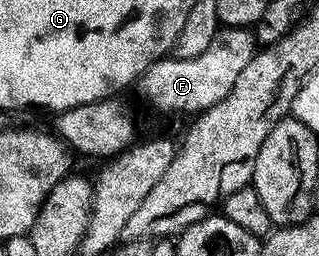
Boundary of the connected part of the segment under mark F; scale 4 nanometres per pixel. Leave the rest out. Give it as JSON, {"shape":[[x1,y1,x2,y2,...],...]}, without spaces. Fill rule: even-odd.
{"shape":[[222,28,215,44,199,56,199,60,162,60,146,70,139,79,145,98,161,114,193,114,200,116,215,108,235,88,235,80,243,76,247,64,259,53,257,35,252,29]]}

